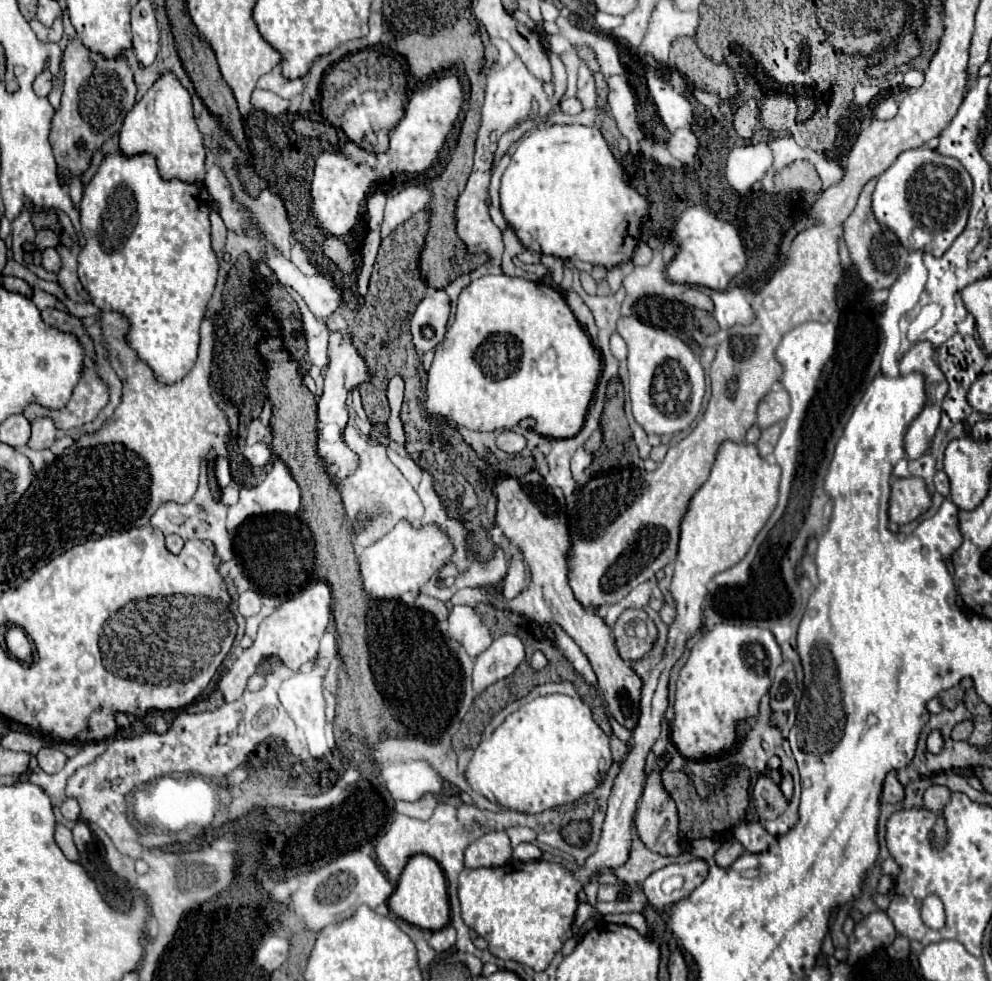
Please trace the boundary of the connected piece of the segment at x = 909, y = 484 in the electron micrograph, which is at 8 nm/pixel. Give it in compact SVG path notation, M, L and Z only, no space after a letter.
M918 476L896 478L892 480L892 494L888 516L896 524L908 524L922 516L932 506L932 494L926 488L926 482Z

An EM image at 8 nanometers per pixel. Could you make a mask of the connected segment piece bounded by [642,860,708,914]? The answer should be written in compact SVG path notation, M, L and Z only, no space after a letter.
M694 860L688 864L670 864L654 874L650 874L644 882L644 894L648 894L648 902L662 914L662 908L666 908L666 912L670 910L670 904L676 904L678 900L682 900L682 896L688 896L698 884L702 884L702 880L706 878L708 872L708 864L704 860Z

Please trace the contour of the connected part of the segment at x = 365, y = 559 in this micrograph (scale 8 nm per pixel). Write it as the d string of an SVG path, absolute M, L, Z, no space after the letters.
M408 520L398 522L386 536L382 536L376 544L366 548L360 560L360 572L364 580L364 588L370 594L370 598L398 598L402 592L418 592L434 574L438 574L448 560L454 554L454 546L448 538L448 534L438 524L424 524L420 528L412 526Z

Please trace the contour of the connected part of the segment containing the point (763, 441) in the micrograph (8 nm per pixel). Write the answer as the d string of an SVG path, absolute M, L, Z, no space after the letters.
M774 424L774 426L766 428L766 430L762 430L762 436L758 440L758 450L760 450L762 456L768 456L770 452L774 452L780 434L782 434L782 426L780 424Z

